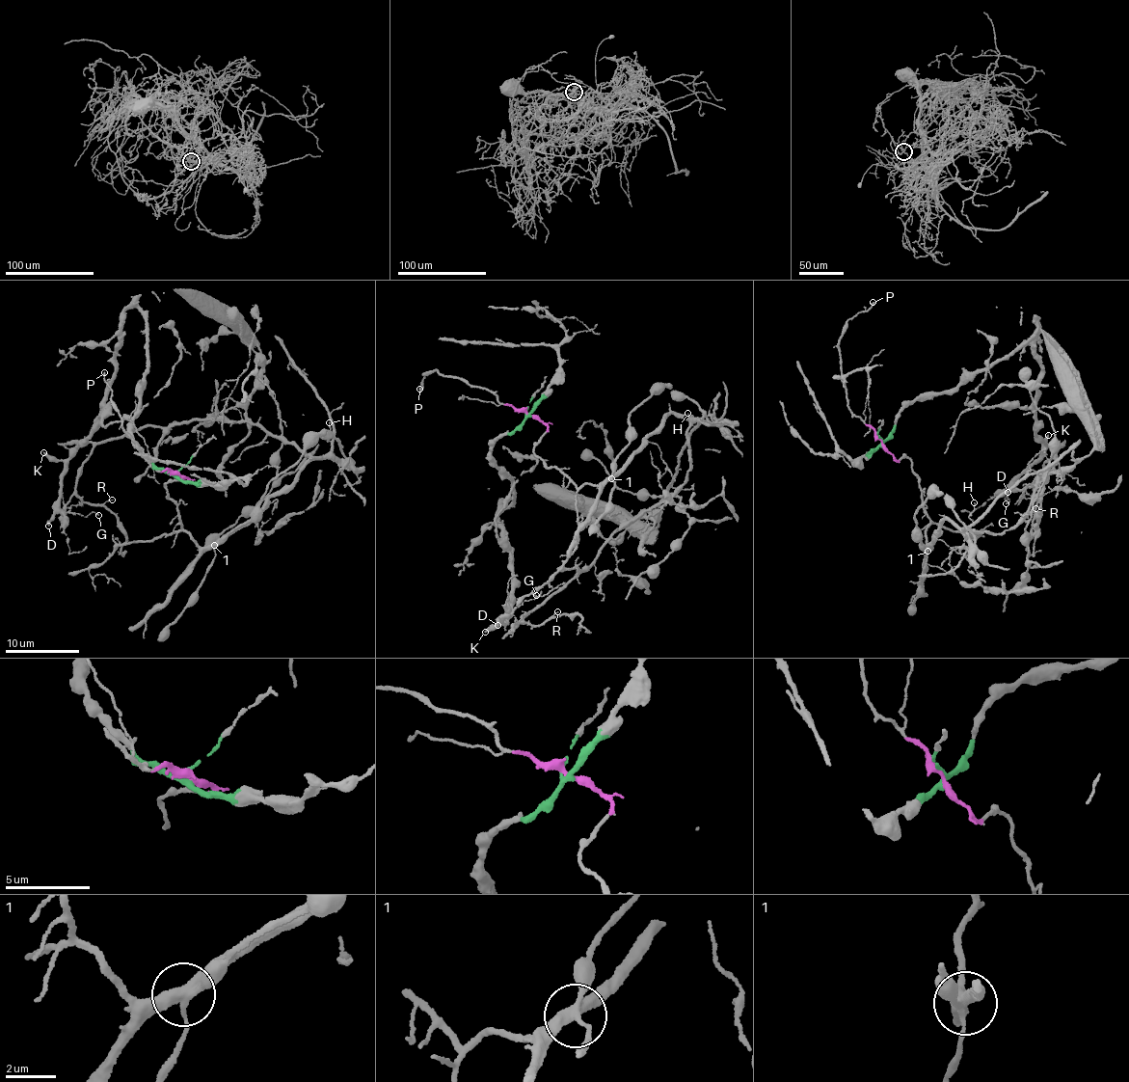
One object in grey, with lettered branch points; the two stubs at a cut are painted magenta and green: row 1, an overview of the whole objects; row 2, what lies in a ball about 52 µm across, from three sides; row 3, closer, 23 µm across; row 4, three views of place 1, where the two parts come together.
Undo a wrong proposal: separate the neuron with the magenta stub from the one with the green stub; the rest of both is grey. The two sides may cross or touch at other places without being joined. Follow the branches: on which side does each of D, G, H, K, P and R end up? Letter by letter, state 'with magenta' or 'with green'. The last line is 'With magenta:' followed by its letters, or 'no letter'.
D: with green
G: with green
H: with magenta
K: with green
P: with magenta
R: with magenta
With magenta: H, P, R

